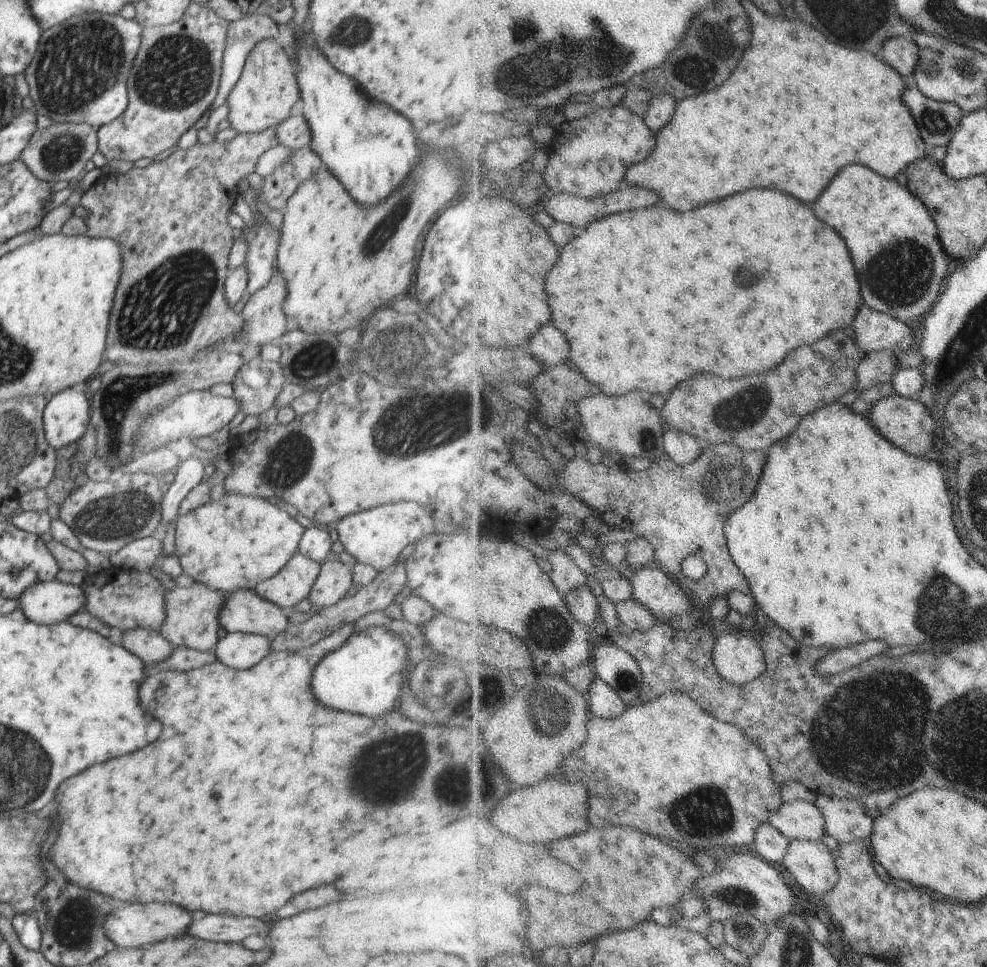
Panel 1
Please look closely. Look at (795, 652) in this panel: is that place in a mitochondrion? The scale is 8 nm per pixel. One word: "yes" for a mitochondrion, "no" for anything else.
no

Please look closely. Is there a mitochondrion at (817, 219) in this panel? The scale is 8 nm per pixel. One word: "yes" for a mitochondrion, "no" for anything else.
no

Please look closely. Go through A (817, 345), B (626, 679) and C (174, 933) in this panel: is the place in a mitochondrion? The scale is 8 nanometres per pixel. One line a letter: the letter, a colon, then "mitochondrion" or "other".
A: other
B: mitochondrion
C: other

